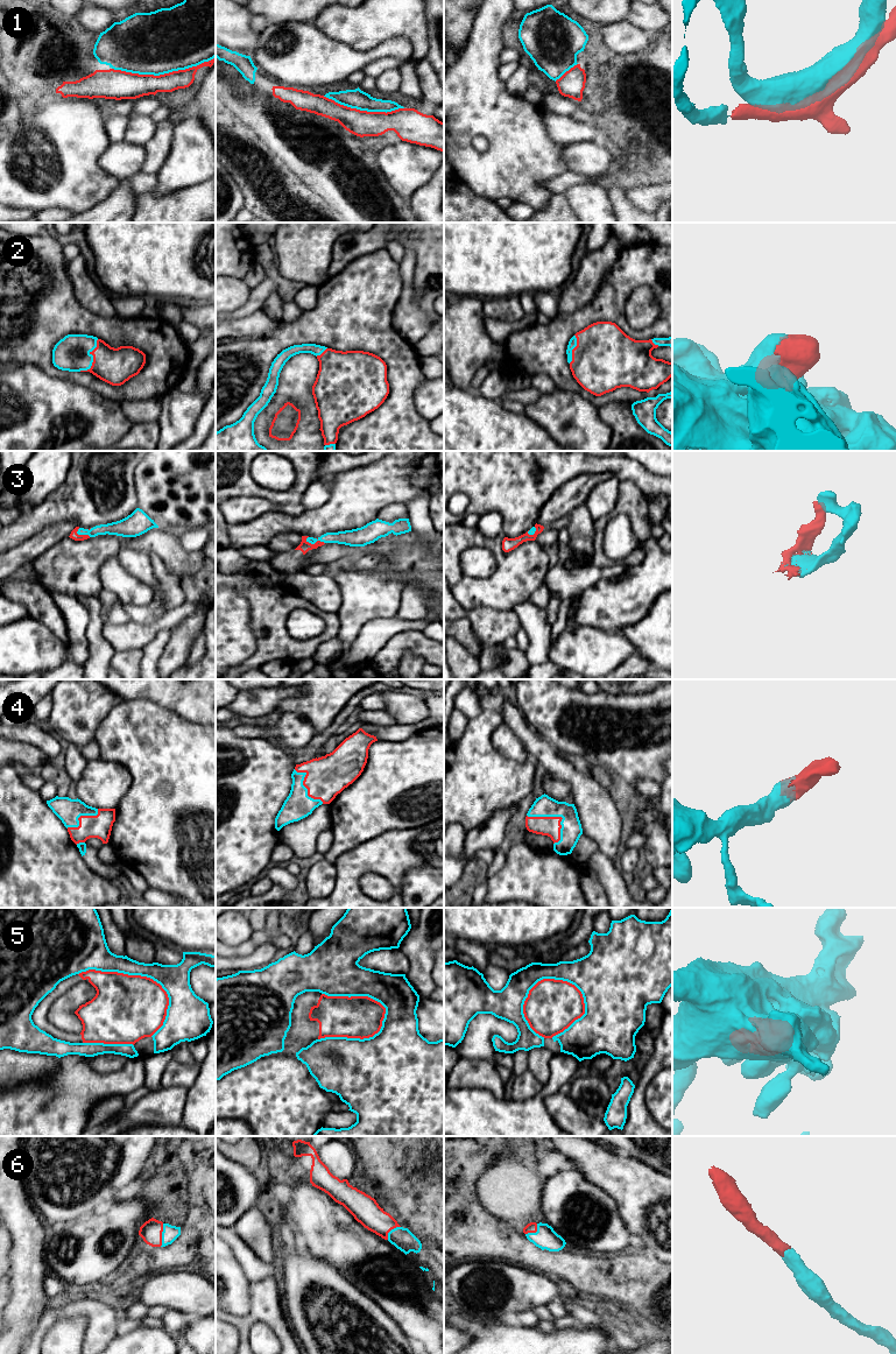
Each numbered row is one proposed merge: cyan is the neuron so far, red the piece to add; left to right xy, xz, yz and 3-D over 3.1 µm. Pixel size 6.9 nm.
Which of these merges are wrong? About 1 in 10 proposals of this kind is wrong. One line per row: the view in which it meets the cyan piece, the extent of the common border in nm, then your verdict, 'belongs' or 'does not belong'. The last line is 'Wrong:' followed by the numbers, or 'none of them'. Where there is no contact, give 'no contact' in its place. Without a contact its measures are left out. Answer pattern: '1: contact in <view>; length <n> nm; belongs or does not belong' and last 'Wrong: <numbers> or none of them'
1: contact in xy; length 700 nm; belongs
2: contact in xy; length 260 nm; belongs
3: contact in xz; length 140 nm; belongs
4: contact in yz; length 300 nm; belongs
5: contact in yz; length 440 nm; does not belong
6: contact in xy; length 160 nm; belongs
Wrong: 5

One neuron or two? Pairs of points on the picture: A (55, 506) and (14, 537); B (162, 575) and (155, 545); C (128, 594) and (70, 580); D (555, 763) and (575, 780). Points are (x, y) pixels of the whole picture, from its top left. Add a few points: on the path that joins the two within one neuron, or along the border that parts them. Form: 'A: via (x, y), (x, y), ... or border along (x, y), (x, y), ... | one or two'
A: via (44, 514), (25, 528) | one
B: border along (149, 552), (154, 552), (176, 576) | two
C: border along (105, 562), (99, 572), (101, 589) | two
D: via (559, 768), (570, 775) | one

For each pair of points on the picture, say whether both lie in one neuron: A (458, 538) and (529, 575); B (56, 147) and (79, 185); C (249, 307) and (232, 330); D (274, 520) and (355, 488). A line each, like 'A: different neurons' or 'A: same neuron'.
A: same neuron
B: same neuron
C: different neurons
D: same neuron

